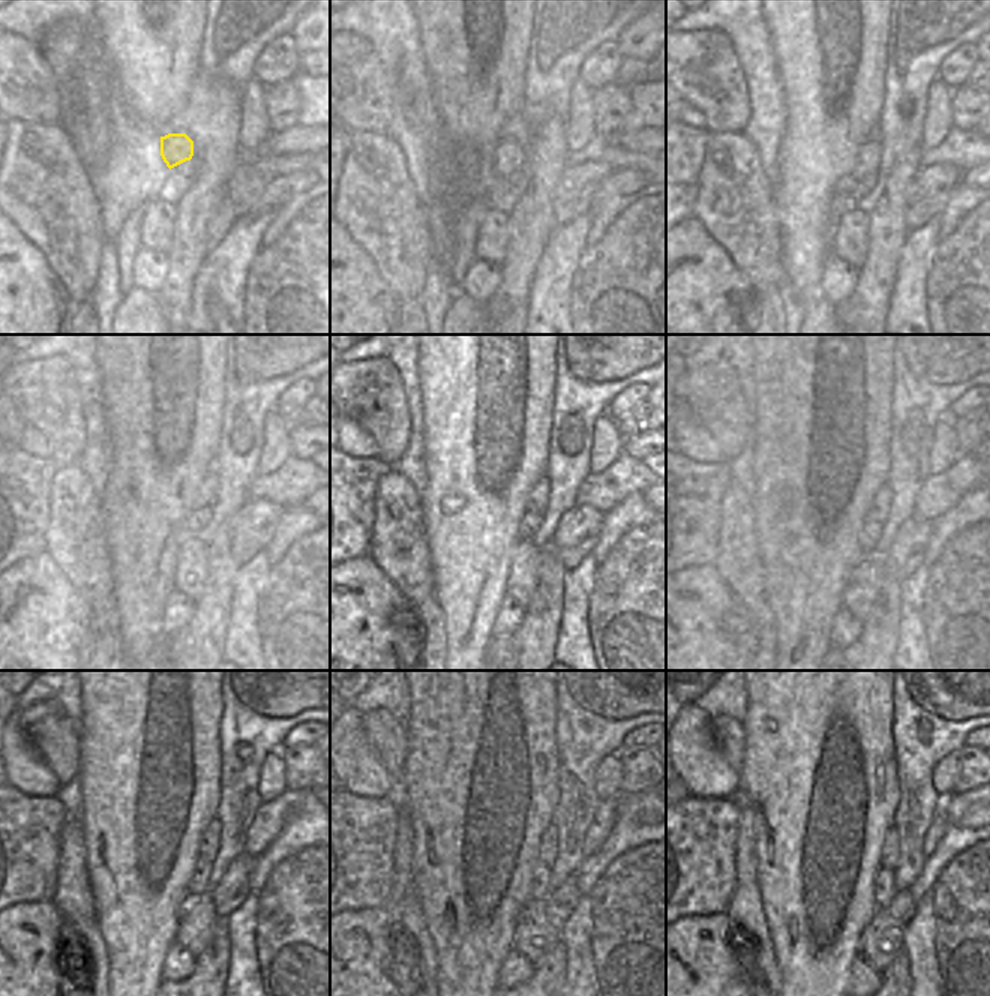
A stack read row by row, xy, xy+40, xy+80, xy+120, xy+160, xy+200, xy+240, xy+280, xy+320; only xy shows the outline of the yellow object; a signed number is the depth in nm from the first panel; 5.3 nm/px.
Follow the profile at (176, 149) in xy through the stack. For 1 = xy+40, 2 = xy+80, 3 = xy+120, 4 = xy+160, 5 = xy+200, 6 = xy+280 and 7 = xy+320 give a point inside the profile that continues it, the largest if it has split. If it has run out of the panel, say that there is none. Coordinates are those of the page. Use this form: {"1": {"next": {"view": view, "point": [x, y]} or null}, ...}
{"1": {"next": {"view": "xy+40", "point": [507, 153]}}, "2": {"next": {"view": "xy+80", "point": [848, 168]}}, "3": {"next": {"view": "xy+120", "point": [197, 494]}}, "4": {"next": {"view": "xy+160", "point": [537, 498]}}, "5": {"next": {"view": "xy+200", "point": [879, 507]}}, "6": {"next": {"view": "xy+280", "point": [548, 845]}}, "7": {"next": {"view": "xy+320", "point": [890, 851]}}}

